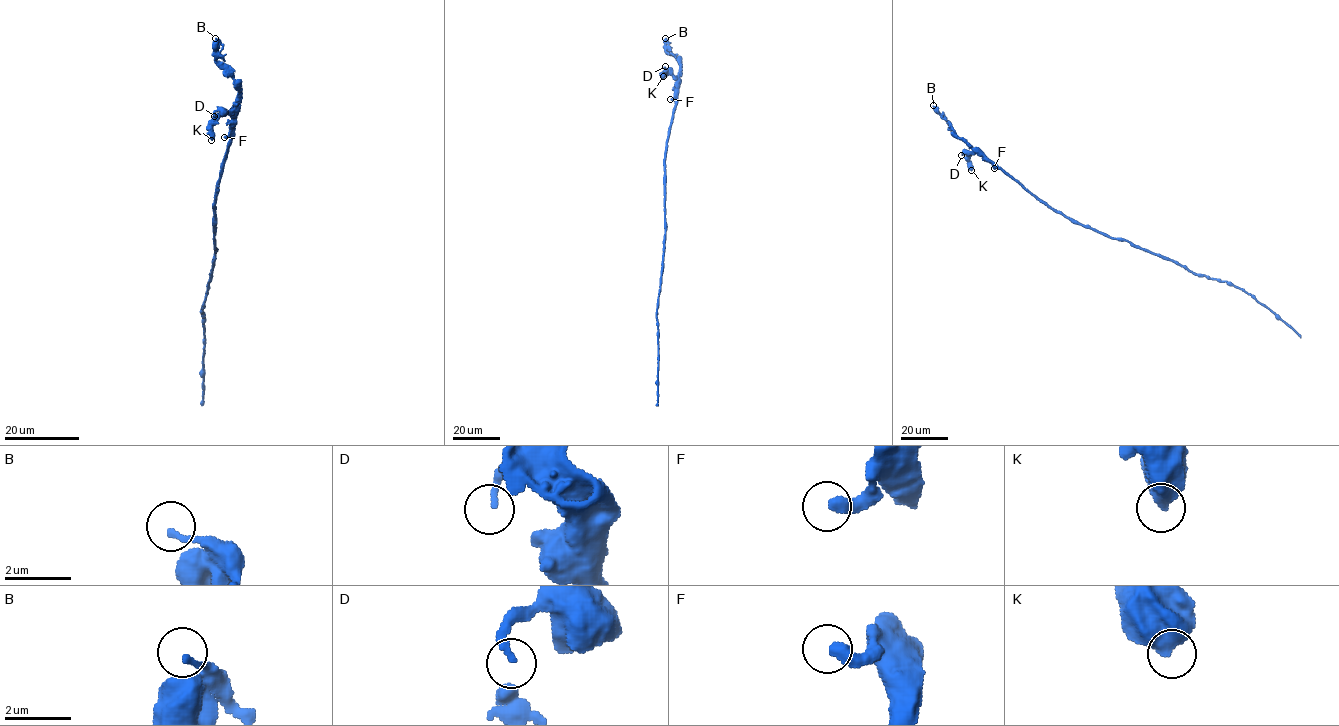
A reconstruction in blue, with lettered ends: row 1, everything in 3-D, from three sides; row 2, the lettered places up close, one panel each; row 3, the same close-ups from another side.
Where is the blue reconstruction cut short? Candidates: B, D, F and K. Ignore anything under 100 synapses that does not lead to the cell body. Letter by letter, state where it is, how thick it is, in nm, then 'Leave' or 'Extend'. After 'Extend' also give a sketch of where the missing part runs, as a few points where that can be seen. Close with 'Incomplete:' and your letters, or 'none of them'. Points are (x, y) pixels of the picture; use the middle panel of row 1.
B: Place: (665, 38). Thickness 150 nm. Leave
D: Place: (665, 66). Thickness 190 nm. Leave
F: Place: (670, 99). Thickness 400 nm. Leave
K: Place: (663, 76). Thickness 650 nm. Leave
Incomplete: none of them

